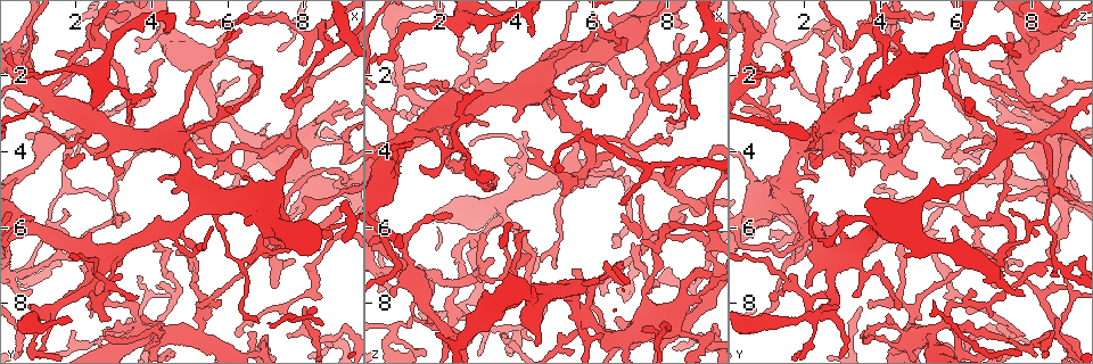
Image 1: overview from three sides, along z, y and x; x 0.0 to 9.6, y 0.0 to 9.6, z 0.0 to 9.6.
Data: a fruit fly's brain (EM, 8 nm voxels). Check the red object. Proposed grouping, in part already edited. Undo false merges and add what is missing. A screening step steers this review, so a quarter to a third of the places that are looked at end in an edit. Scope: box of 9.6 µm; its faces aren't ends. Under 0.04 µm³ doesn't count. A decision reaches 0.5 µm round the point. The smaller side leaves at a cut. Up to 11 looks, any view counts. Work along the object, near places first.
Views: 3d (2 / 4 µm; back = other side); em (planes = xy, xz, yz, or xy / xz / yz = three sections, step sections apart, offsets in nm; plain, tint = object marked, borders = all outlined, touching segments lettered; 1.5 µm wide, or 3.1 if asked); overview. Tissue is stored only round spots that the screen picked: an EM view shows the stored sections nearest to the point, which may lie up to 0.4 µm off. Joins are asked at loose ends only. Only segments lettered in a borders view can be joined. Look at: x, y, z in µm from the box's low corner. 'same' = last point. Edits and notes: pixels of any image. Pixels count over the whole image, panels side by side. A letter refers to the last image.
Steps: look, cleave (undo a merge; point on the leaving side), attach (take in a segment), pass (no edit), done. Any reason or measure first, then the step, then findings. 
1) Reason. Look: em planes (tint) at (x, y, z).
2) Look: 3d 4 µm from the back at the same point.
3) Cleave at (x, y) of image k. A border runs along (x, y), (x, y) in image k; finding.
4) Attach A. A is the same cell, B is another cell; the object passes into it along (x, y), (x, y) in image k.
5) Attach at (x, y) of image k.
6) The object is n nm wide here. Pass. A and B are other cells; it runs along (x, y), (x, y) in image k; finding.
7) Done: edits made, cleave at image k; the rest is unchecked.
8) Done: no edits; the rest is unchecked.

Thin arm on a thick one. Look: 3d 4 µm at (0.60, 1.70, 4.20).

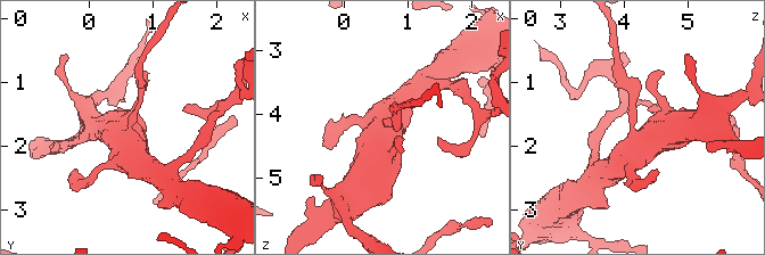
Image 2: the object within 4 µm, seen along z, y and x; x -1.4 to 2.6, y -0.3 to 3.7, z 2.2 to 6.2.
Need the tissue. Look: em planes (borders) at (0.65, 1.75, 4.15).

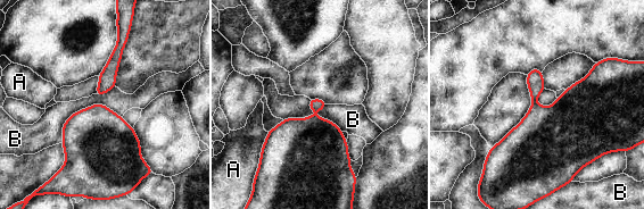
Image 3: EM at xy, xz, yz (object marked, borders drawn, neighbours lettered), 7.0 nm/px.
Pass. A and B are other cells; a border runs along (282, 118), (316, 115), (343, 131) in image 3; continuous, no second cell.

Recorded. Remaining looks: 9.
Branch stops here. Look: em xz step 4 (tint) at (3.45, 5.70, 6.85).

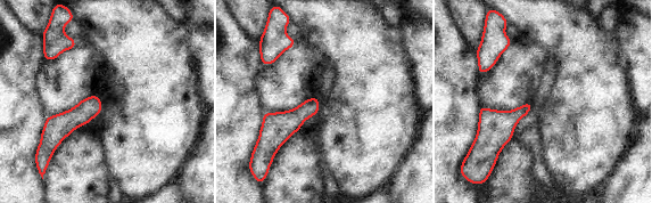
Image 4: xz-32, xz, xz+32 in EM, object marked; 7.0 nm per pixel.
Cut it another way. Look: em xy step 8 (borders) at the same point.

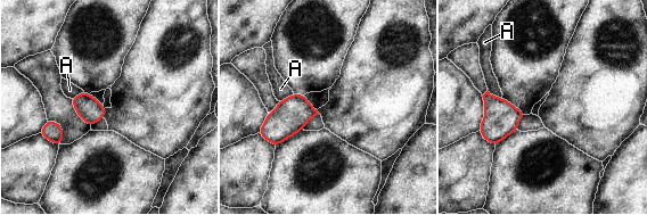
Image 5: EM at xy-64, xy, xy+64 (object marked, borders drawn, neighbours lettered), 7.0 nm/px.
The longest contact is with A, 130 nm. Pass. A is another cell; a border runs along (488, 88), (492, 94), (501, 98) in image 5; none of them fits.

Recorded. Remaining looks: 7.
Abrupt turn. Look: 3d 4 µm at (2.50, 8.05, 6.50).

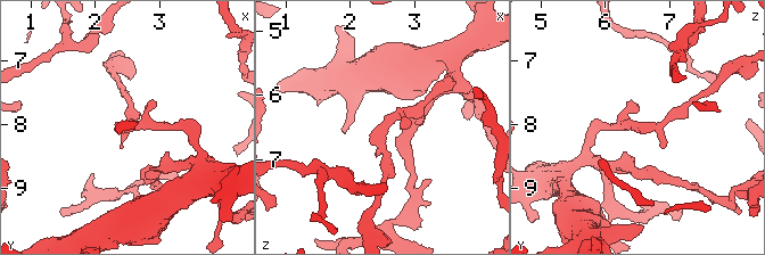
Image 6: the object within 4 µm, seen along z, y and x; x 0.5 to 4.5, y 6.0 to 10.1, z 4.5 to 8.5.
Look: em planes (borders) at (2.55, 8.10, 6.50).

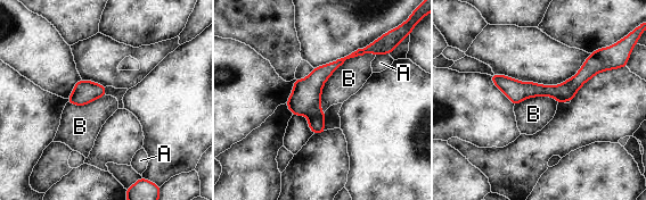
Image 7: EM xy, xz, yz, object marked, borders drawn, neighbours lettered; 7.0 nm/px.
Pass. A and B are other cells; it runs along (386, 51), (344, 58), (293, 110) in image 7; all the same cell.

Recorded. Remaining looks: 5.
An open end. Look: em yz step 8 (tint) at (8.90, 5.50, 5.65).

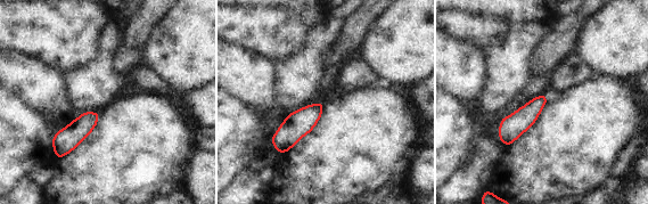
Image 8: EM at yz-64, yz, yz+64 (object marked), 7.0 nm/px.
Look: em planes (borders) at the same point.

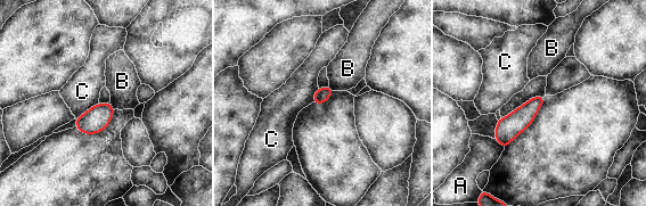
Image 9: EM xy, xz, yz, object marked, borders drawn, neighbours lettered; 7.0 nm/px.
The longest contact is with C, 200 nm. Pass. A, B and C are other cells; a border runs along (98, 102), (75, 118) in image 9; none of them fits.

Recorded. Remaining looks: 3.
Done: no edits; the rest is unchecked.

